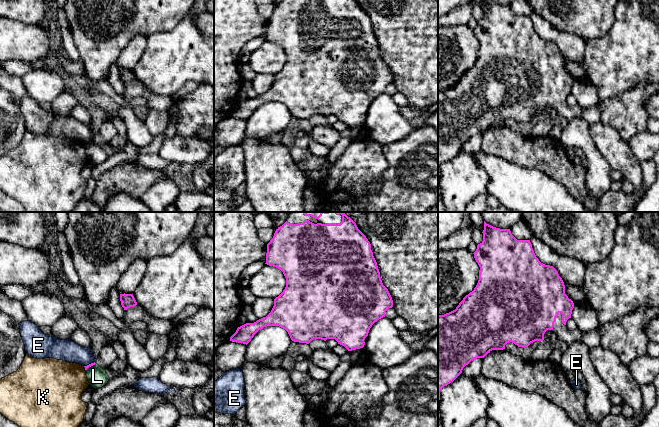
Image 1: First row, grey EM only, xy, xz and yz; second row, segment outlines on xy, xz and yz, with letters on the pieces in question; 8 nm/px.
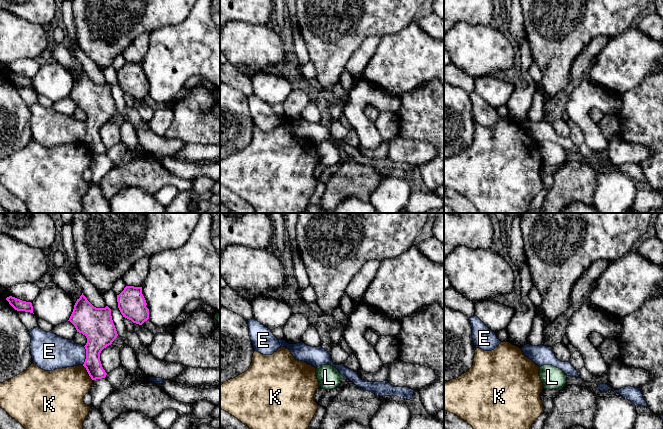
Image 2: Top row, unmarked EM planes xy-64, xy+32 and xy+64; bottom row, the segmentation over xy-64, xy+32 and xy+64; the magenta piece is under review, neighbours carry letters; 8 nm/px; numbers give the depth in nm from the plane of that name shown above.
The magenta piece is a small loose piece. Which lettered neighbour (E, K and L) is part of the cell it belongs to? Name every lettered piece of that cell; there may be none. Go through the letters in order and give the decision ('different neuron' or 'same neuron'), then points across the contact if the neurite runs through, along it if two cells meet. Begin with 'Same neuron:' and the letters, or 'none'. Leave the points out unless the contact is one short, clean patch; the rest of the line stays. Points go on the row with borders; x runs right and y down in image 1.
Same neuron: none
E: different neuron; border along xy (95, 362), (84, 366)
K: different neuron; border along xy (83, 366), (85, 370)
L: different neuron; border along xy (96, 363), (86, 370)

